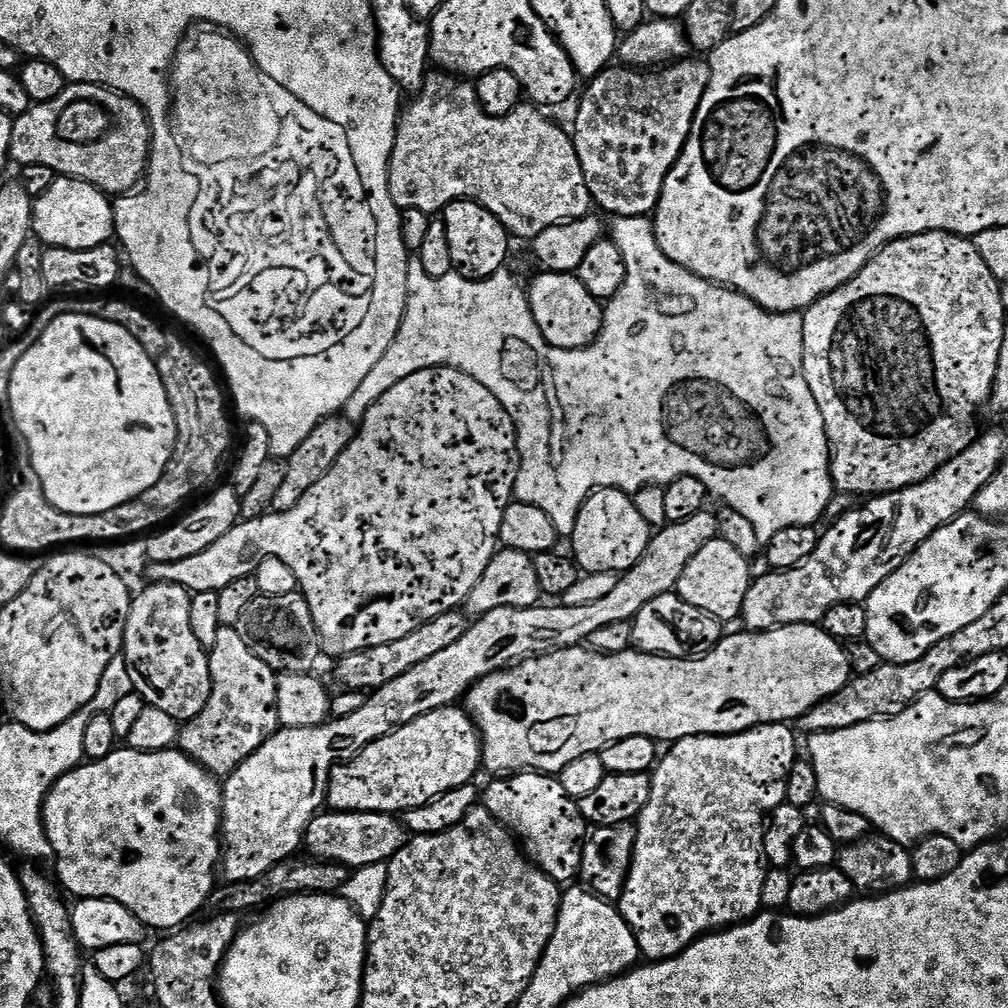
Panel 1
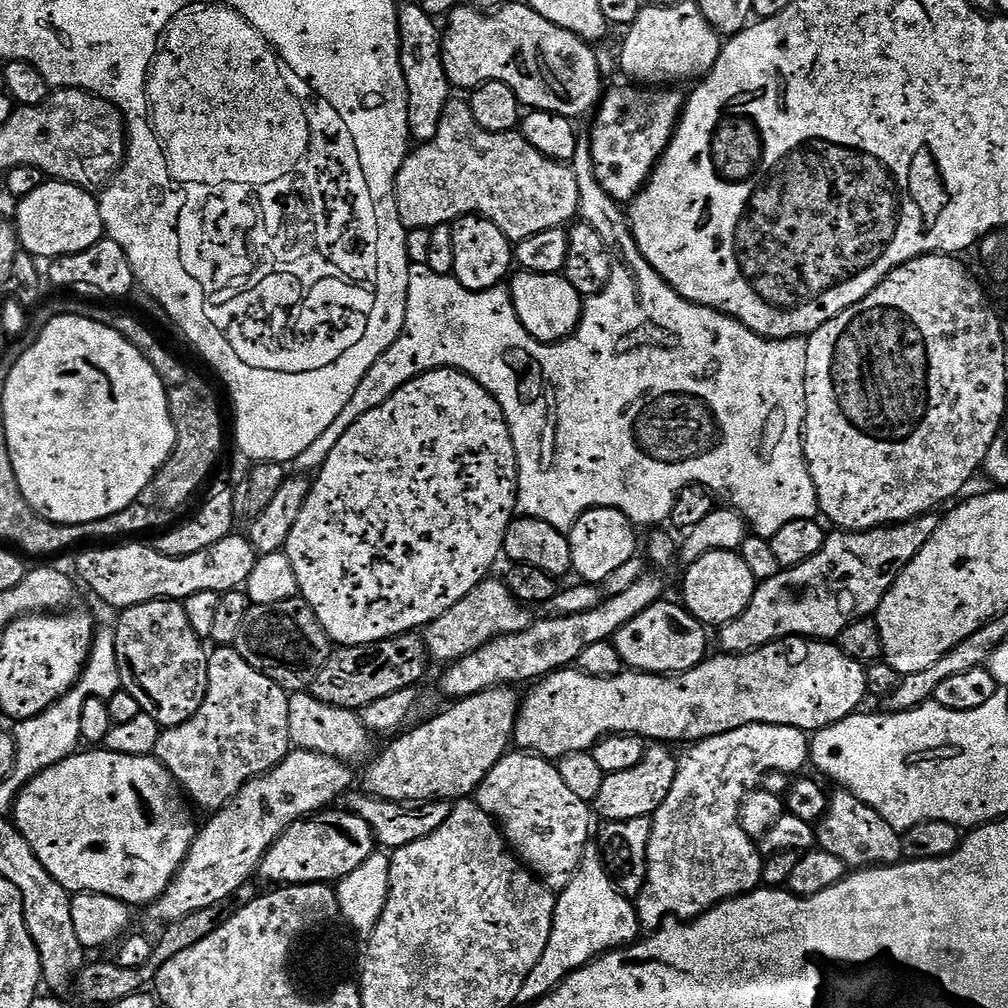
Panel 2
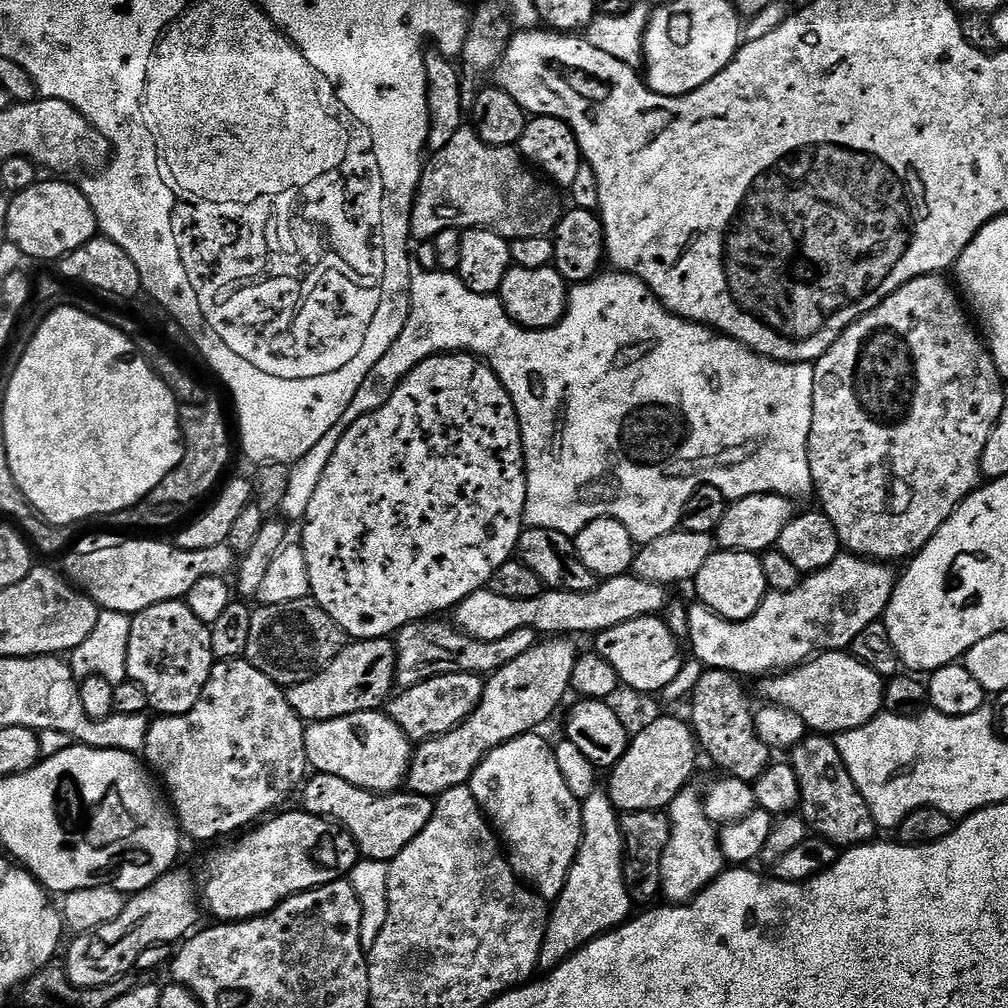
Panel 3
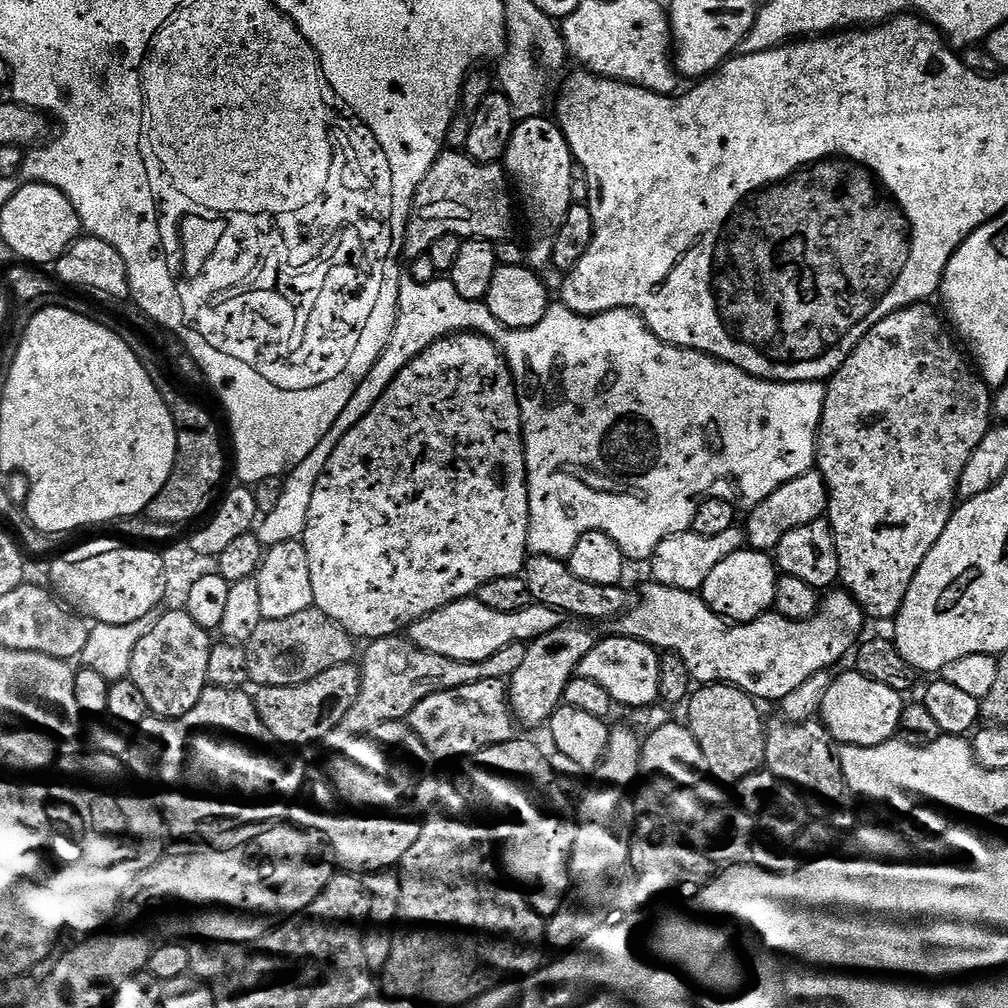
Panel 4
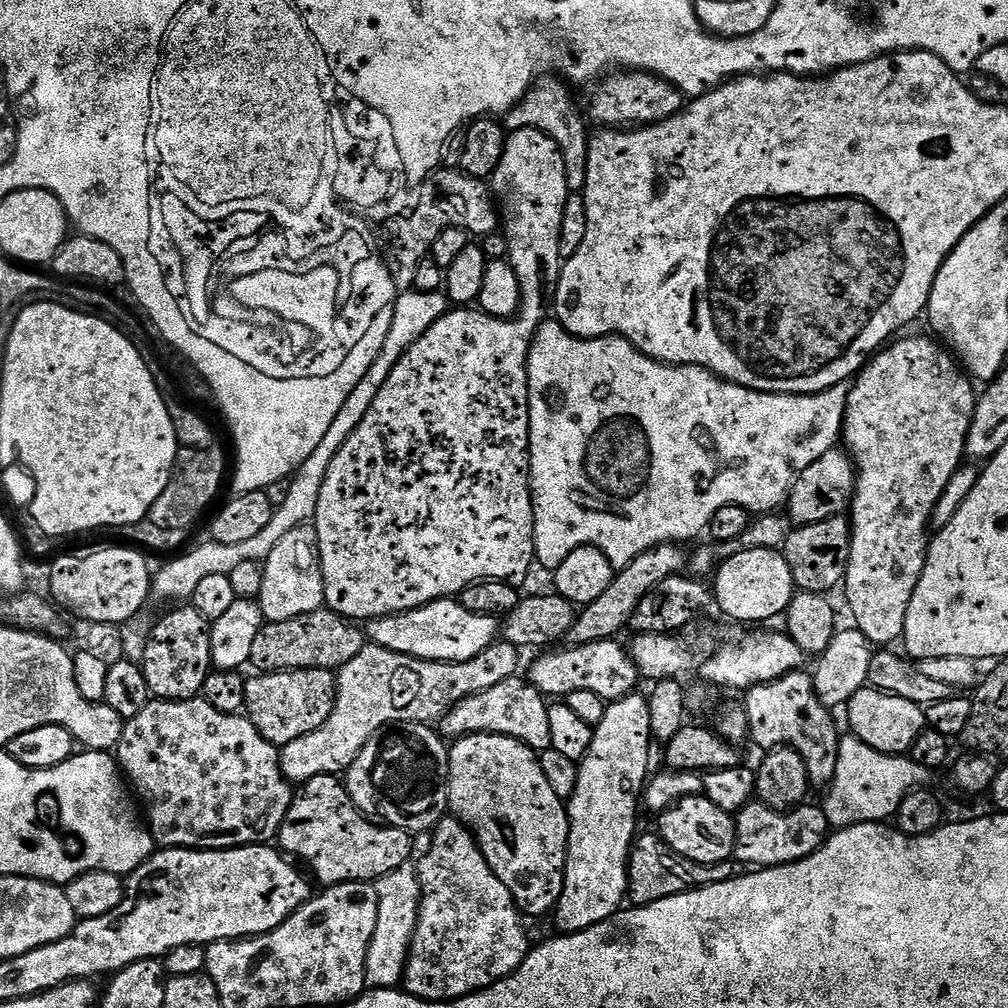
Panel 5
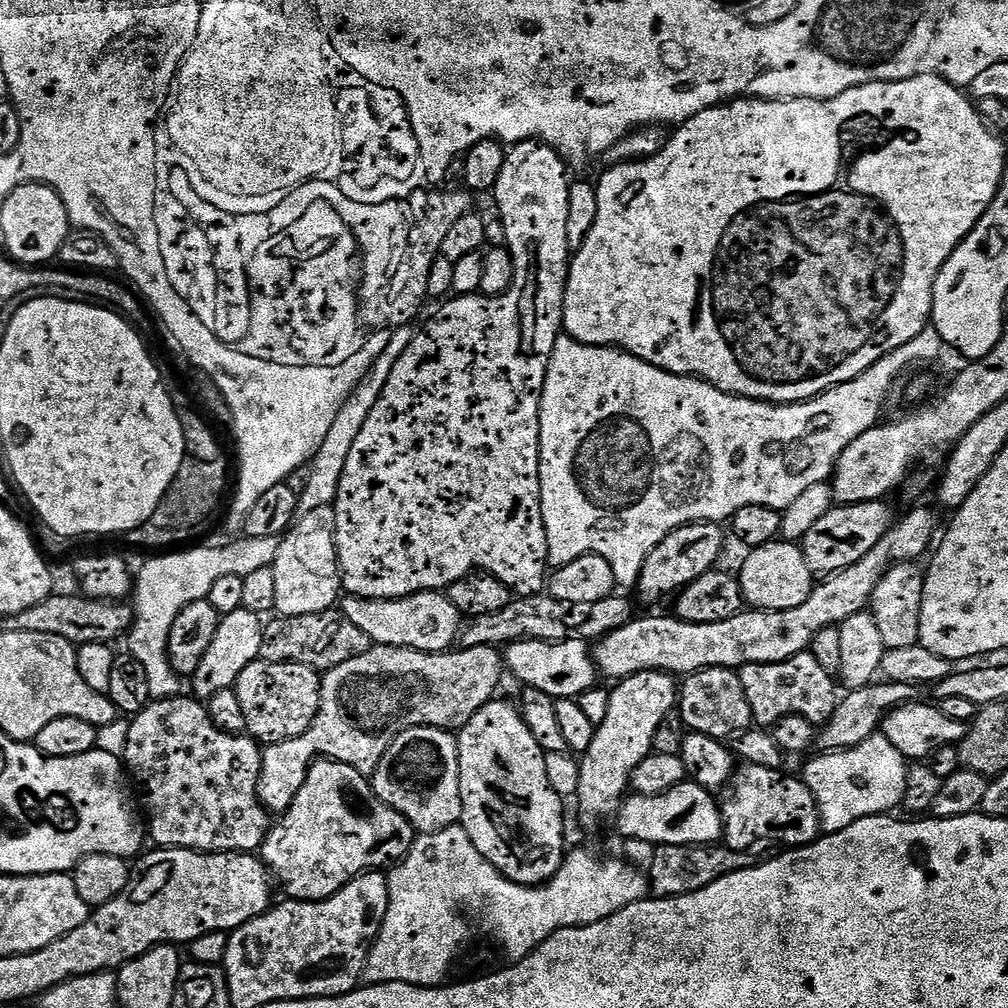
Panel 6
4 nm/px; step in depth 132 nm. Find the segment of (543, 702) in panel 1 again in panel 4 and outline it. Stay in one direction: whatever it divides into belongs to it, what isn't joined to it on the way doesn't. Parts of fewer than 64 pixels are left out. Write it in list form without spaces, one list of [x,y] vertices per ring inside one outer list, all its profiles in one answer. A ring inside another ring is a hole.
[[[855,670],[832,676],[820,703],[819,719],[828,727],[837,745],[878,746],[901,731],[900,719],[906,700],[882,682],[874,682]]]

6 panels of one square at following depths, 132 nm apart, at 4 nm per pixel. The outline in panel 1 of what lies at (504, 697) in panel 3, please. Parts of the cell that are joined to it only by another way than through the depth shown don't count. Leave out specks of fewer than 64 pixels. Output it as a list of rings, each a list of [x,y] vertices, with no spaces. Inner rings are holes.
[[[460,706],[439,708],[430,714],[414,718],[414,722],[403,724],[388,736],[376,740],[364,748],[353,760],[341,763],[333,768],[332,778],[328,782],[329,809],[338,812],[387,812],[403,814],[412,808],[437,800],[455,788],[473,783],[482,768],[482,741],[476,730],[476,723],[467,711]]]

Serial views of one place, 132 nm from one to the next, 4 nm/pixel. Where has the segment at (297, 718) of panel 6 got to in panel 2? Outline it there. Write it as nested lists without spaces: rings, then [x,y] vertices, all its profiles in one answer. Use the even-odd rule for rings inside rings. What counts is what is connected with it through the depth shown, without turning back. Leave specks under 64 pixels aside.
[[[419,631],[403,632],[400,636],[373,644],[340,646],[328,657],[326,666],[322,666],[310,691],[322,702],[333,704],[335,708],[359,710],[370,706],[370,702],[378,702],[378,698],[386,698],[386,694],[419,685],[428,664],[429,653]]]

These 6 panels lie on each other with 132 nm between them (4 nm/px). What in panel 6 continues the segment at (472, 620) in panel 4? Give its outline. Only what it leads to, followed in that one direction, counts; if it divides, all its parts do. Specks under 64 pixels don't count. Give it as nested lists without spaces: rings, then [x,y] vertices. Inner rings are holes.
[[[436,590],[420,592],[416,596],[405,596],[403,600],[348,598],[345,601],[342,609],[344,619],[367,636],[373,645],[383,646],[389,650],[443,654],[453,647],[462,624],[460,611],[448,601],[447,595]]]

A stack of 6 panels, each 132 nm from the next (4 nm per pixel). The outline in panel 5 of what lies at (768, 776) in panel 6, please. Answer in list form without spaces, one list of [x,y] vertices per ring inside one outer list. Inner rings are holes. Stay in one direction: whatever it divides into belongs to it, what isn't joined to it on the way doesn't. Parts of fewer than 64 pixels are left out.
[[[759,802],[747,804],[735,813],[737,861],[752,864],[757,869],[777,868],[779,864],[793,864],[814,854],[828,840],[830,825],[819,803],[805,802],[798,808],[779,812]]]

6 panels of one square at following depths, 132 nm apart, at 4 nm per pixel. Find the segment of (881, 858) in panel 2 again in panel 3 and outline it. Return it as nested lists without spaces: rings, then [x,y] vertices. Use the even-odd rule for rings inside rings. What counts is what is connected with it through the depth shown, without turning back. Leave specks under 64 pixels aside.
[[[808,734],[791,749],[790,765],[798,780],[800,791],[799,815],[819,839],[847,850],[857,844],[867,844],[878,829],[866,798],[854,786],[854,778],[838,754],[838,746],[828,734]]]

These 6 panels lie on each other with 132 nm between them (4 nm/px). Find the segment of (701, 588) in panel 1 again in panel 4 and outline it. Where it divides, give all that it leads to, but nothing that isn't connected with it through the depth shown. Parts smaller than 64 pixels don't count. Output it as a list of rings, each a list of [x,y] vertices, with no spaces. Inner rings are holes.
[[[741,550],[729,557],[723,557],[718,566],[711,570],[706,577],[702,595],[710,610],[724,617],[725,621],[750,624],[759,616],[773,611],[777,579],[776,561],[769,553]]]

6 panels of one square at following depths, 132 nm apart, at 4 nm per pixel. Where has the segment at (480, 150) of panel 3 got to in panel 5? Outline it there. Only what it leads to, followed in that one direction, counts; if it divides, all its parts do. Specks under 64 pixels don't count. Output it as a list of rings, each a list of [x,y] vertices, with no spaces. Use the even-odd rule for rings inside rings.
[[[441,167],[432,173],[420,191],[422,198],[417,210],[399,223],[398,253],[394,256],[395,261],[389,263],[395,286],[400,292],[413,287],[419,262],[431,253],[435,239],[443,230],[463,228],[473,237],[483,238],[498,228],[498,205],[491,187],[483,180],[476,180],[455,168]]]

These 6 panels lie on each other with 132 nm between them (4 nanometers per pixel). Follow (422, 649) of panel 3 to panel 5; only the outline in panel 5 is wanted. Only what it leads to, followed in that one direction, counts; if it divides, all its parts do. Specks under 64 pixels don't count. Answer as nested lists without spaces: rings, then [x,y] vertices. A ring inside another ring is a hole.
[[[371,642],[365,643],[357,656],[350,658],[344,667],[339,669],[336,677],[336,701],[334,710],[318,730],[306,734],[302,738],[294,738],[294,742],[280,748],[280,769],[282,774],[293,785],[305,784],[310,778],[319,776],[334,776],[347,773],[348,768],[358,758],[358,754],[374,738],[378,730],[390,724],[427,724],[438,722],[441,717],[451,710],[462,698],[476,695],[488,690],[504,679],[515,677],[521,670],[521,649],[515,644],[497,642],[492,644],[482,654],[470,658],[466,662],[447,664],[445,660],[419,660],[406,654],[398,654],[394,650],[386,650]]]

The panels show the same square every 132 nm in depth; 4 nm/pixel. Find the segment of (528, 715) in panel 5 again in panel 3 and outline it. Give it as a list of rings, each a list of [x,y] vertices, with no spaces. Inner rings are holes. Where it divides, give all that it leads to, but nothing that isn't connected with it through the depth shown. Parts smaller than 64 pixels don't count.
[[[453,671],[413,683],[387,701],[386,715],[413,742],[433,740],[454,730],[475,710],[484,693],[485,679],[470,672]],[[413,687],[413,688],[412,688]],[[400,692],[400,693],[399,693]]]

